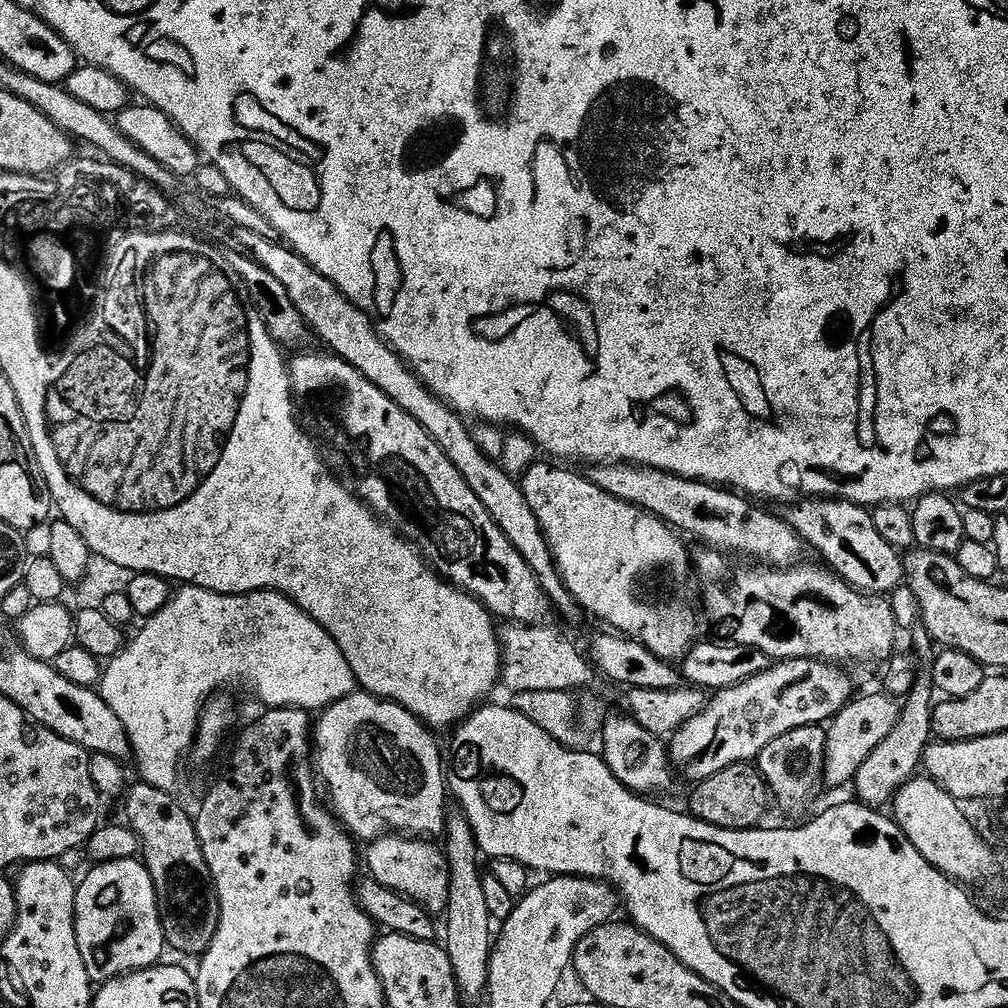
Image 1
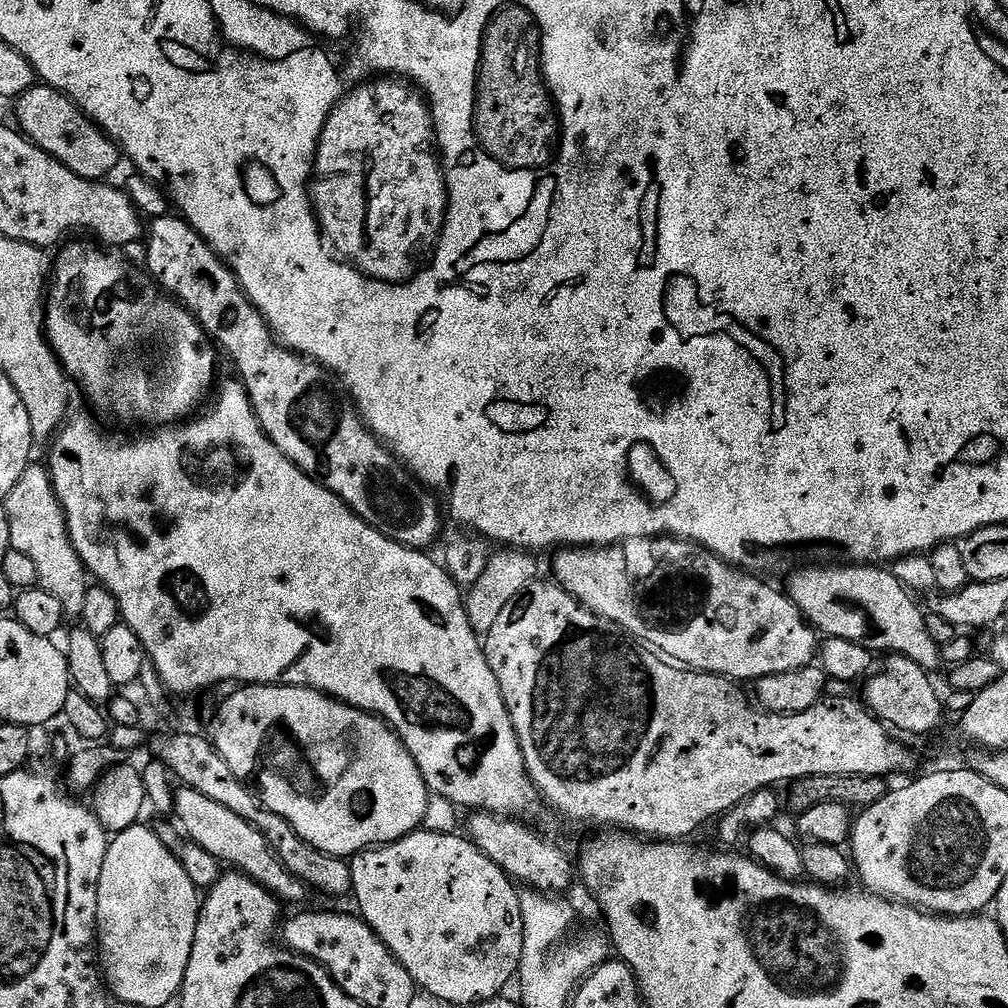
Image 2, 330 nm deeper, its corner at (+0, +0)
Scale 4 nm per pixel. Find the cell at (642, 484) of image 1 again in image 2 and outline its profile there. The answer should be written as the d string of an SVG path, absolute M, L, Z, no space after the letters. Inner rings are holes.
M804 566L801 572L793 571L787 577L788 588L786 587L787 595L791 596L794 603L800 607L800 613L803 614L805 620L816 629L817 633L823 634L825 637L832 637L834 639L848 639L850 642L857 643L858 646L867 648L873 654L891 654L893 656L905 656L910 658L910 662L914 662L918 666L922 666L926 670L933 670L932 668L941 667L942 664L942 648L934 642L934 638L930 638L930 630L928 629L928 622L925 613L920 613L920 608L915 604L913 593L909 592L907 588L903 588L898 582L898 578L894 578L894 574L887 567L884 566Z

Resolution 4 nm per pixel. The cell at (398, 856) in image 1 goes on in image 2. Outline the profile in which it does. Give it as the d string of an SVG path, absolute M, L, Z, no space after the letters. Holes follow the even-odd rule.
M417 830L401 840L395 840L393 844L377 846L363 855L357 854L351 857L352 865L352 892L356 896L356 904L359 915L376 931L380 941L391 950L406 966L406 970L412 976L412 980L421 989L424 988L436 1000L445 1000L448 1004L472 1004L479 1006L487 1000L497 999L500 992L508 983L517 979L522 962L522 950L524 949L524 919L522 918L522 906L520 905L520 892L517 885L506 875L498 865L493 862L479 846L473 844L471 839L460 836L447 836L444 832L424 832Z

